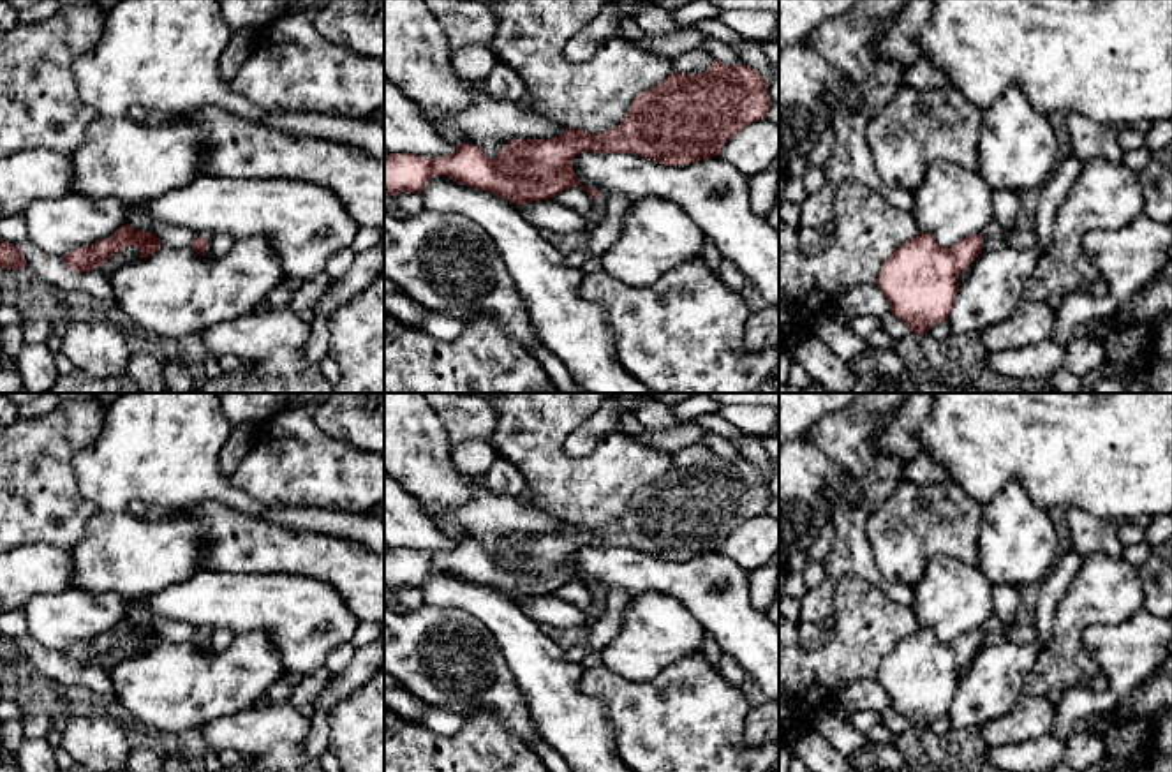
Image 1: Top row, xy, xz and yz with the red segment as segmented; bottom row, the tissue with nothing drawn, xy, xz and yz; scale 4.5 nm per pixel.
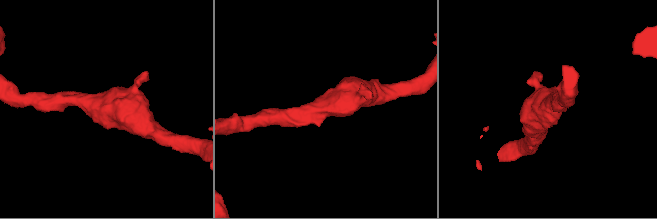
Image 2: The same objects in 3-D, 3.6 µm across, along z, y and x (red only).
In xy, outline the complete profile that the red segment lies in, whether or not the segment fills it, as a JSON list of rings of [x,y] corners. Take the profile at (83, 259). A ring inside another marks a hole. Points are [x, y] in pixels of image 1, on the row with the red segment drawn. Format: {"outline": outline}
{"outline": [[[125,224],[111,238],[69,252],[62,261],[69,270],[88,273],[127,247],[136,247],[141,252],[141,259],[146,259],[155,254],[162,243],[152,231],[137,231]]]}

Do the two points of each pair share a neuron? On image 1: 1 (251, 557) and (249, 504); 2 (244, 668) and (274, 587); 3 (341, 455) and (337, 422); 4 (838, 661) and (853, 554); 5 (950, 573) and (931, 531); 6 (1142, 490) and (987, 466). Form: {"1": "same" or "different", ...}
{"1": "different", "2": "different", "3": "different", "4": "different", "5": "different", "6": "same"}

